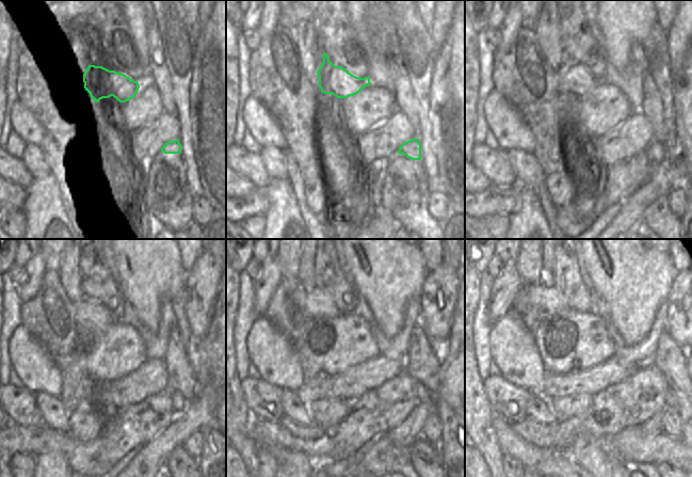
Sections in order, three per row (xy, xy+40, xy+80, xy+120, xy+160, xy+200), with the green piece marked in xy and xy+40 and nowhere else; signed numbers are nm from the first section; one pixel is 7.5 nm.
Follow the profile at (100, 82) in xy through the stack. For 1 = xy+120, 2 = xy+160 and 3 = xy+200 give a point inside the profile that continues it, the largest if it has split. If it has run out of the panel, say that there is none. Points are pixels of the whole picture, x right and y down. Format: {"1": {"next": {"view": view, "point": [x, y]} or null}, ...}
{"1": {"next": {"view": "xy+120", "point": [90, 314]}}, "2": {"next": {"view": "xy+160", "point": [319, 303]}}, "3": {"next": {"view": "xy+200", "point": [541, 296]}}}

